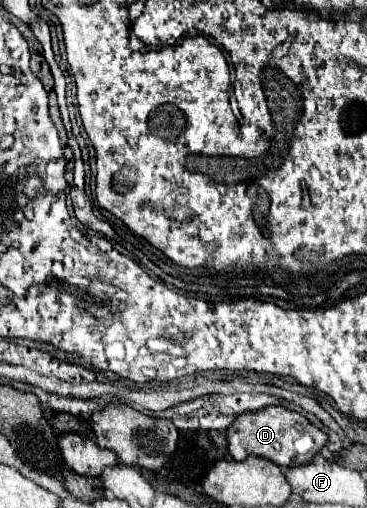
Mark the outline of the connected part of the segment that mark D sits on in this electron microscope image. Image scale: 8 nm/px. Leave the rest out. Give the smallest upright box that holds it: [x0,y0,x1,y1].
[227,407,329,469]

